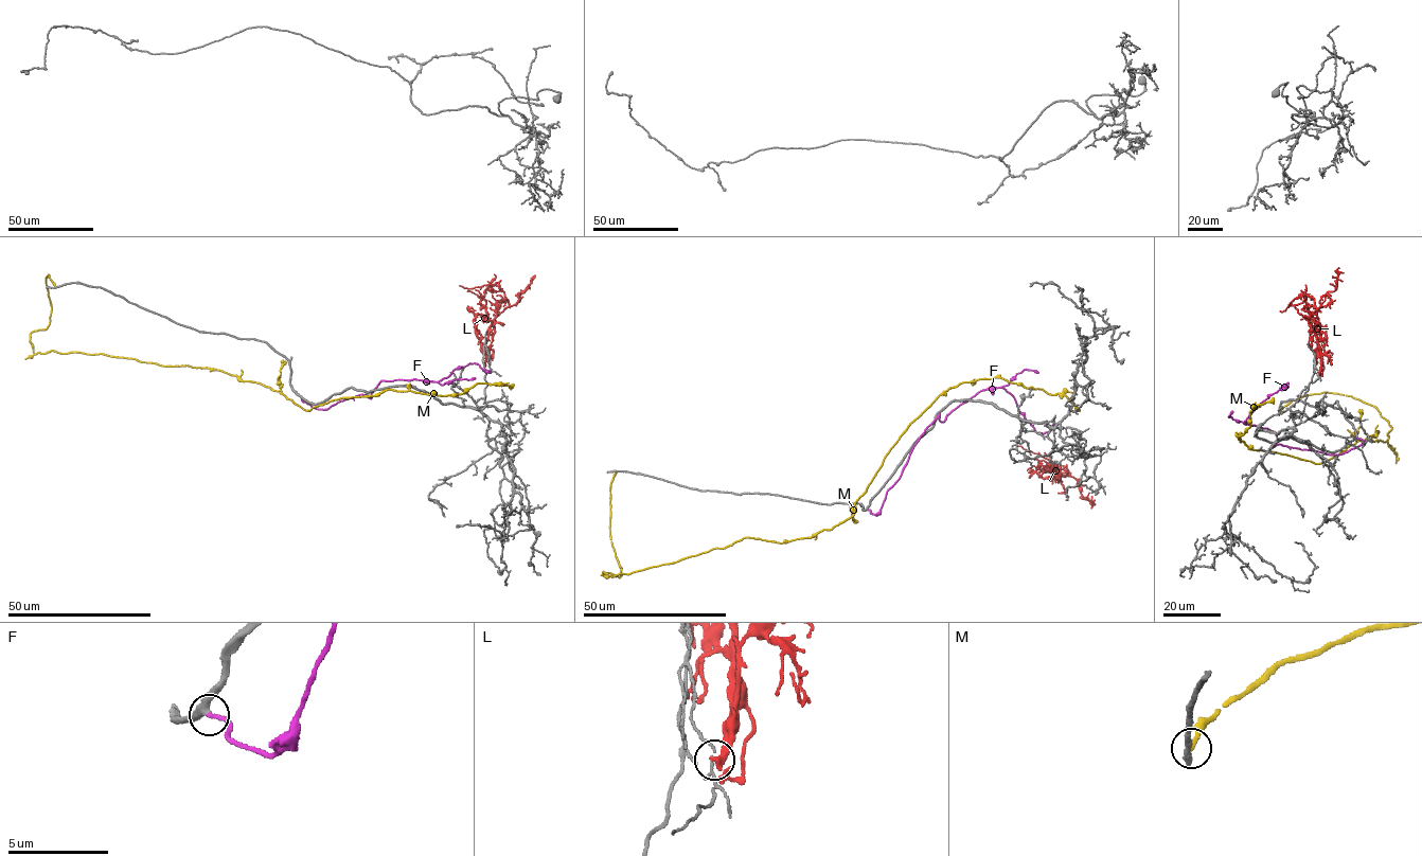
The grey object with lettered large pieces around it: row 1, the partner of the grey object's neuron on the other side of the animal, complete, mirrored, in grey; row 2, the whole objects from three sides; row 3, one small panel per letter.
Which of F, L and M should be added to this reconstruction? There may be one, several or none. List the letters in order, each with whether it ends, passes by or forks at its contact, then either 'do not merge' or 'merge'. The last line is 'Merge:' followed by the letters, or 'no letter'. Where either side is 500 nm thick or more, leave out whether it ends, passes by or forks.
F: it ends there; merge
L: it ends there; do not merge
M: it ends there; do not merge
Merge: F

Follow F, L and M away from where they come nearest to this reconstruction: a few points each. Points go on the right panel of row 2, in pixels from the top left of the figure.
F: (1356, 438), (1365, 442), (1338, 455), (1274, 445), (1277, 437), (1272, 431), (1245, 423), (1280, 390)
L: (1318, 373), (1320, 328), (1314, 298), (1301, 293), (1285, 310), (1280, 310)
M: (1279, 412), (1350, 395), (1387, 421), (1397, 456), (1379, 430), (1317, 463), (1251, 449), (1238, 438), (1274, 397)

